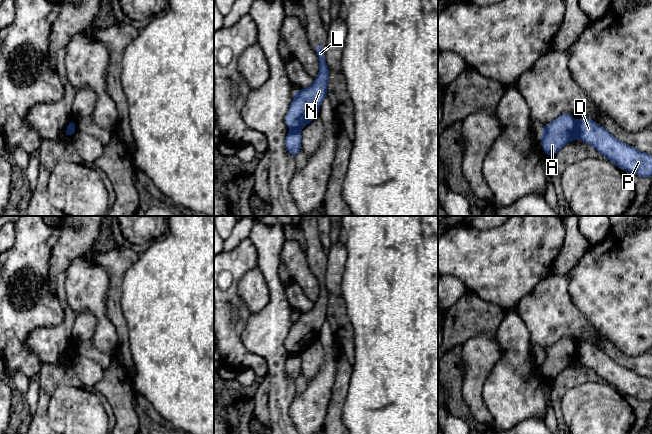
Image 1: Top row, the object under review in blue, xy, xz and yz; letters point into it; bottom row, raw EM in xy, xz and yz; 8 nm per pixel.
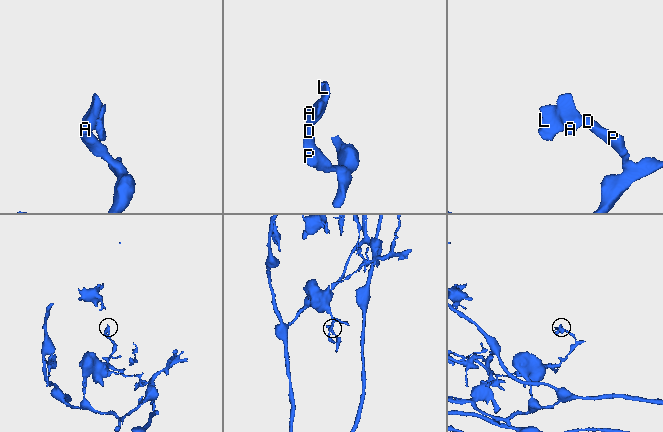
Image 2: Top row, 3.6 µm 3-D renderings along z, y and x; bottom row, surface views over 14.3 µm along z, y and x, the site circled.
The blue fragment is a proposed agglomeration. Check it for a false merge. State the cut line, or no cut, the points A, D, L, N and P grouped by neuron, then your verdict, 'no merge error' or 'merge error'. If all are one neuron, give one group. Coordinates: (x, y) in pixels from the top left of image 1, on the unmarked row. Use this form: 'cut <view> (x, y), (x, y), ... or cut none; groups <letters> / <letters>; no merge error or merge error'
cut yz (577, 346), (575, 361); groups A L N / D P; merge error

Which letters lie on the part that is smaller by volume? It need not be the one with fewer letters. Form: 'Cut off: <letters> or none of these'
Cut off: A, L, N

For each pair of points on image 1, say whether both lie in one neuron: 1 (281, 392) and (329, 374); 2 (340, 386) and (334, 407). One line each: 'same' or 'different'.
1: different
2: same

